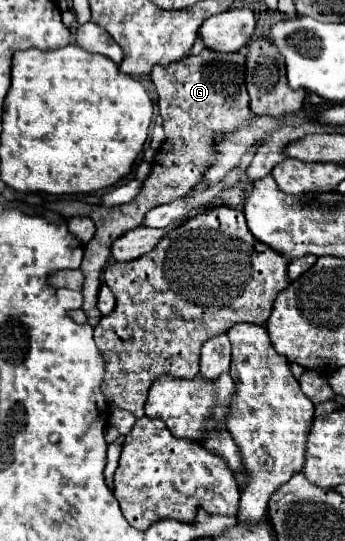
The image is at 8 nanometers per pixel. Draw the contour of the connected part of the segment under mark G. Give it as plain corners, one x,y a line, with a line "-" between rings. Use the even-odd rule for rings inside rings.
202,49
196,57
186,57
182,61
170,63
168,67
154,67
150,73
160,101
160,117
164,119
162,127
166,131
166,141
158,149
152,173
144,181
138,197
130,203
116,205
116,207
102,207
102,205
58,205
56,211
62,217
76,217
84,215
90,217
96,223
96,235
86,245
84,261
82,261
82,273
84,273
84,313
88,317
90,325
96,325
100,321
100,311
96,307
96,297
100,289
100,271
108,263
110,257
110,245
114,239
122,237
130,229
136,229
142,225
144,215
164,203
172,203
176,197
184,197
190,189
194,189
204,169
210,167
212,161
212,133
232,133
248,125
252,111
248,107
248,93
244,83
244,61
246,51
242,53
218,53
210,49

